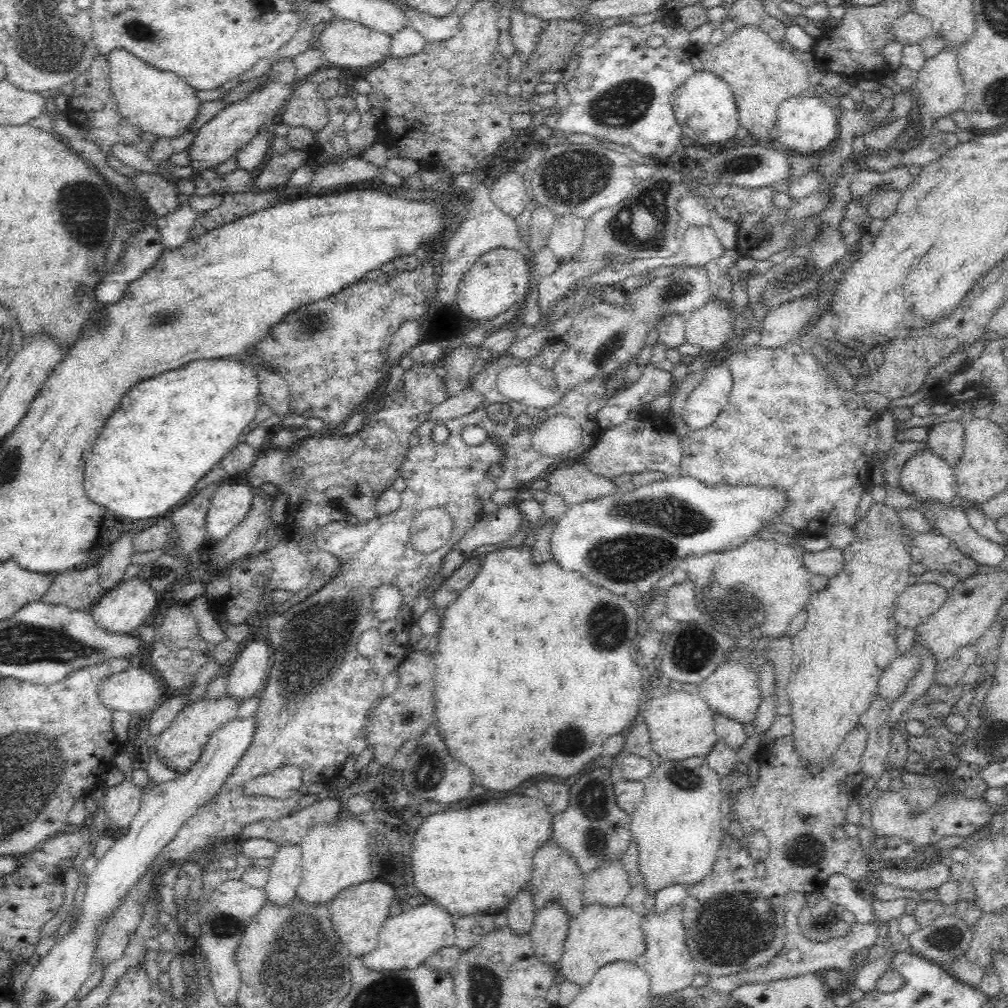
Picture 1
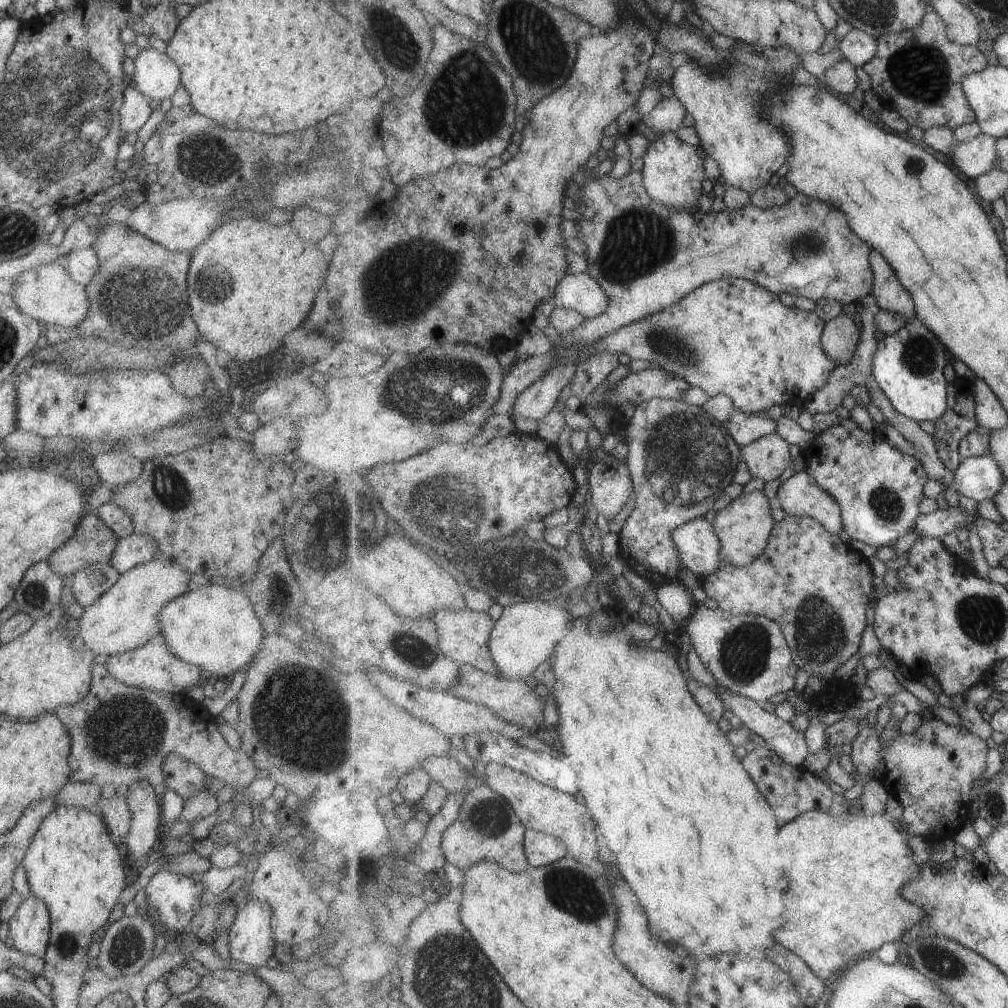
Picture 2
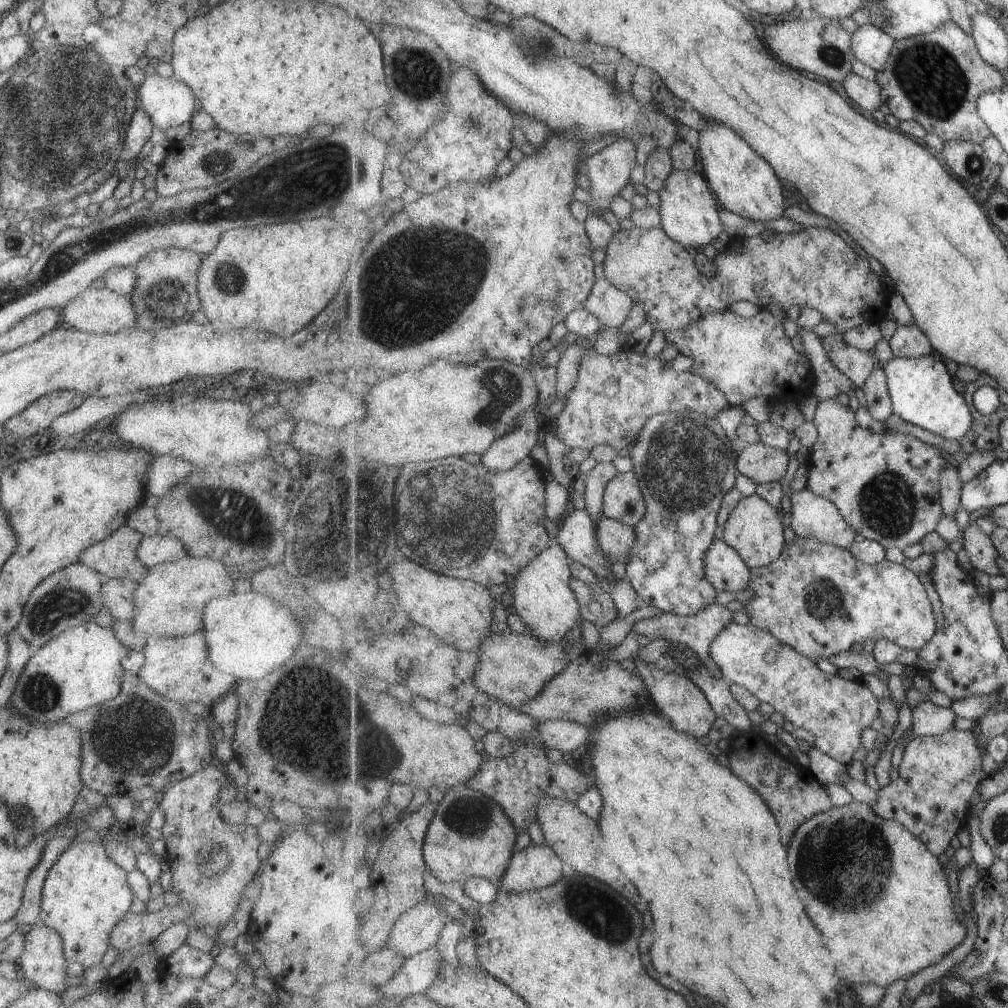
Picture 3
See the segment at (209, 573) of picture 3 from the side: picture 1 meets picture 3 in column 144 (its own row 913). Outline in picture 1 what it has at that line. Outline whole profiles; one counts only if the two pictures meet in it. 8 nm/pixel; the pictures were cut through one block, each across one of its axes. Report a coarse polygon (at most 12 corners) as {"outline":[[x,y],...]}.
{"outline":[[583,905],[569,919],[559,972],[582,989],[645,950],[627,905]]}

